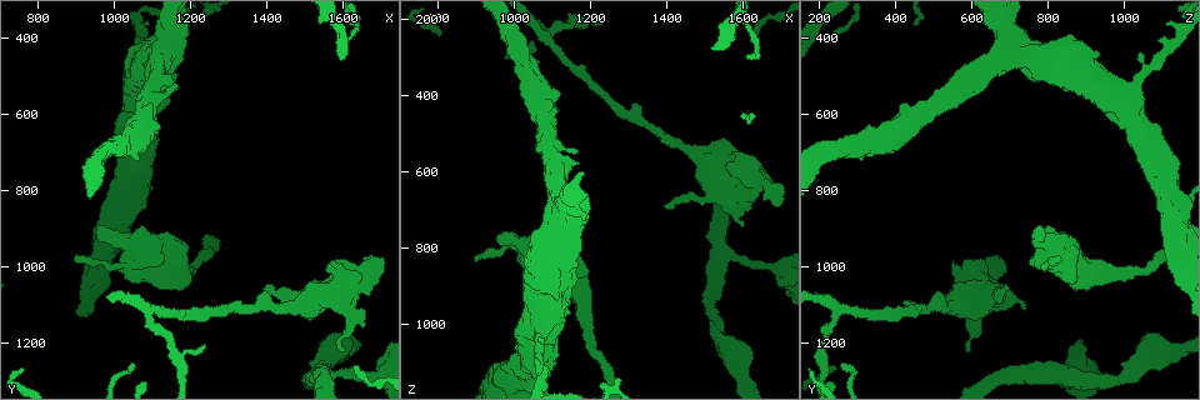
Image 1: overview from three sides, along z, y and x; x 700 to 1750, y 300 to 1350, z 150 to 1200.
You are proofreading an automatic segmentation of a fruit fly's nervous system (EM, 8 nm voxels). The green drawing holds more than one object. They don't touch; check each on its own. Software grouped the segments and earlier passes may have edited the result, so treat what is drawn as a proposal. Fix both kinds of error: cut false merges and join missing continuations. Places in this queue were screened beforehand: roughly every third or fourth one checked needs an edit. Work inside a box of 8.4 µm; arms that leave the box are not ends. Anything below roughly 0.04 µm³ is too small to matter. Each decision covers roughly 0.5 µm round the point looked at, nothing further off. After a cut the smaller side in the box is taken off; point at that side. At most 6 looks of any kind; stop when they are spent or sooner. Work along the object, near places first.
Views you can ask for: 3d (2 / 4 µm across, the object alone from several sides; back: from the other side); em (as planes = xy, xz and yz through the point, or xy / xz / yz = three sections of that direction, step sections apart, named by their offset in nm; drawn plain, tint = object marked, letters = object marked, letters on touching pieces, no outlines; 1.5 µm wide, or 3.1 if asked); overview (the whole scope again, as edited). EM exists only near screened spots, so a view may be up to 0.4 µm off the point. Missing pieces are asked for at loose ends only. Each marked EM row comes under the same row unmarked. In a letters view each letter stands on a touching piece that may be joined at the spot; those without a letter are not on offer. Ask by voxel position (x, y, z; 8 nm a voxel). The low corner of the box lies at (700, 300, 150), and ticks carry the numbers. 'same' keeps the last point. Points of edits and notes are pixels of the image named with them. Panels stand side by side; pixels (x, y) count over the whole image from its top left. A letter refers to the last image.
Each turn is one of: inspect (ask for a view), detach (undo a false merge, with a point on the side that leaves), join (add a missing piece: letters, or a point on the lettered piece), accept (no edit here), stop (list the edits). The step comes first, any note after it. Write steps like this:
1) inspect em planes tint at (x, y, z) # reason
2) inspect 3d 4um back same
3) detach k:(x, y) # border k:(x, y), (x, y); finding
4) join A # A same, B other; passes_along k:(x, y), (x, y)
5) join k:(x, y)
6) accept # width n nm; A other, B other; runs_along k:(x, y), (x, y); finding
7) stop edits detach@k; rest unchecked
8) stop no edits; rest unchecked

inspect 3d 2um at (1390, 1060, 695) # an open end

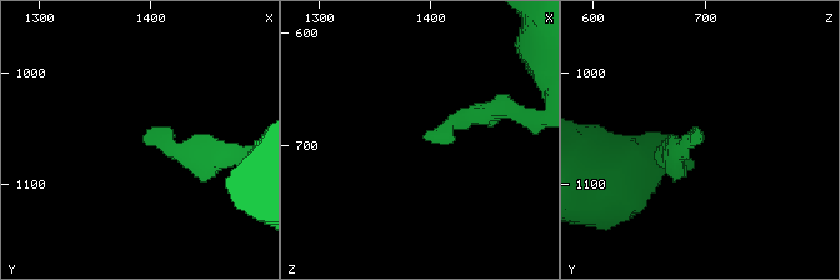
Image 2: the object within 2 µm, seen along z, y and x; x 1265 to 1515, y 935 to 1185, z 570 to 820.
inspect em yz step 8 tint at (1394, 1060, 694) # need the tissue

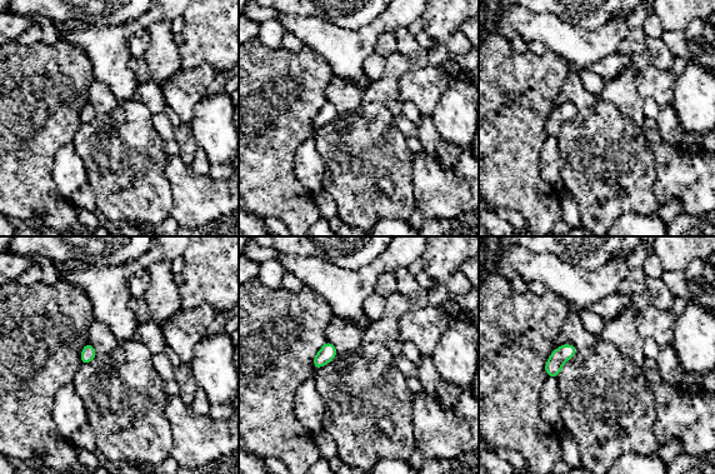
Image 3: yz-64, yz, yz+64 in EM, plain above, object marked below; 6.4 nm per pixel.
inspect em planes letters same

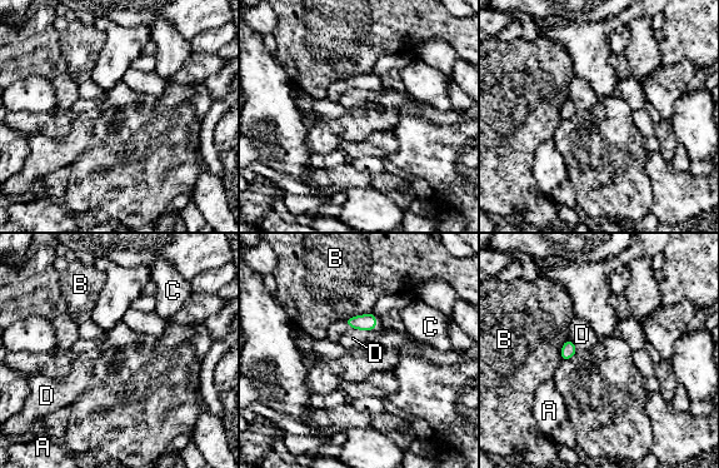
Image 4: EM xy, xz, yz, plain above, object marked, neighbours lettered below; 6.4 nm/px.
accept # width 100 nm; A other, B other, C other, D other; border 4:(374, 312), (373, 329), (349, 328); none of them fits

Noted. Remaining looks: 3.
inspect em xy step 8 tint at (1545, 1285, 820) # side arm on a straight run

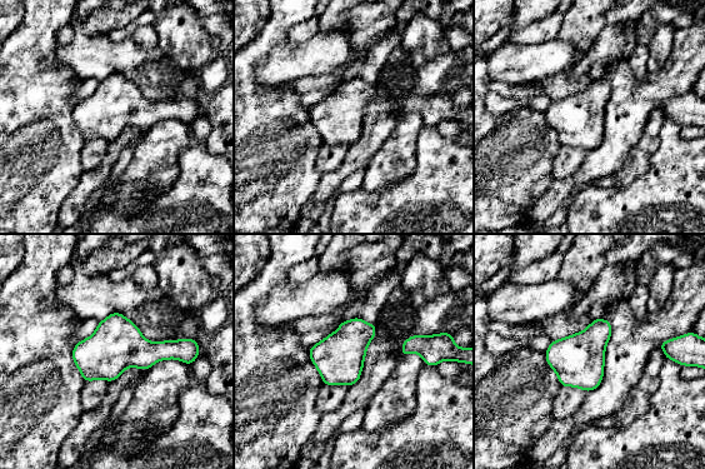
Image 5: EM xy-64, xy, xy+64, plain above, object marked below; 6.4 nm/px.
inspect em planes letters same

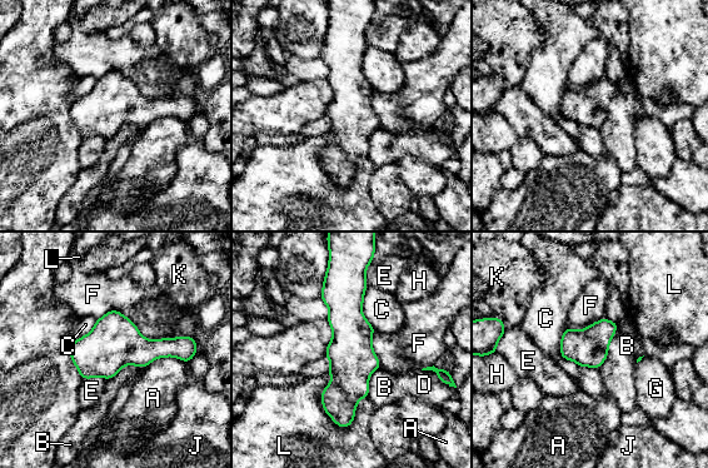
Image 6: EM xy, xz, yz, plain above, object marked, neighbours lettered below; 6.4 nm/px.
accept # A other, B other, C other, D other, E other, F other, G other, H other, J other, K other, L other; runs_along 6:(344, 279), (344, 424); continuous, no second neuron

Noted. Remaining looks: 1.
inspect em planes letters at (895, 980, 825) # tapers out

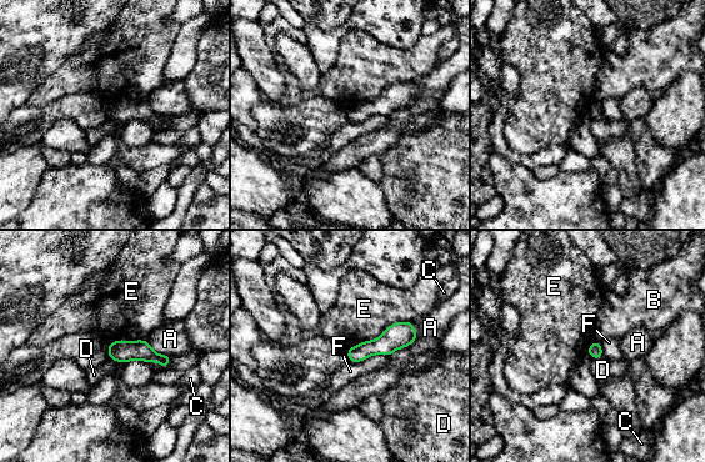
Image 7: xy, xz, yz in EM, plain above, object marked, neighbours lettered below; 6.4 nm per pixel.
accept # width 90 nm; A other, B other, C other, D other, E other, F other; border 7:(410, 320), (349, 348); none of them fits

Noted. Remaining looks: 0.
stop no edits; rest unchecked

